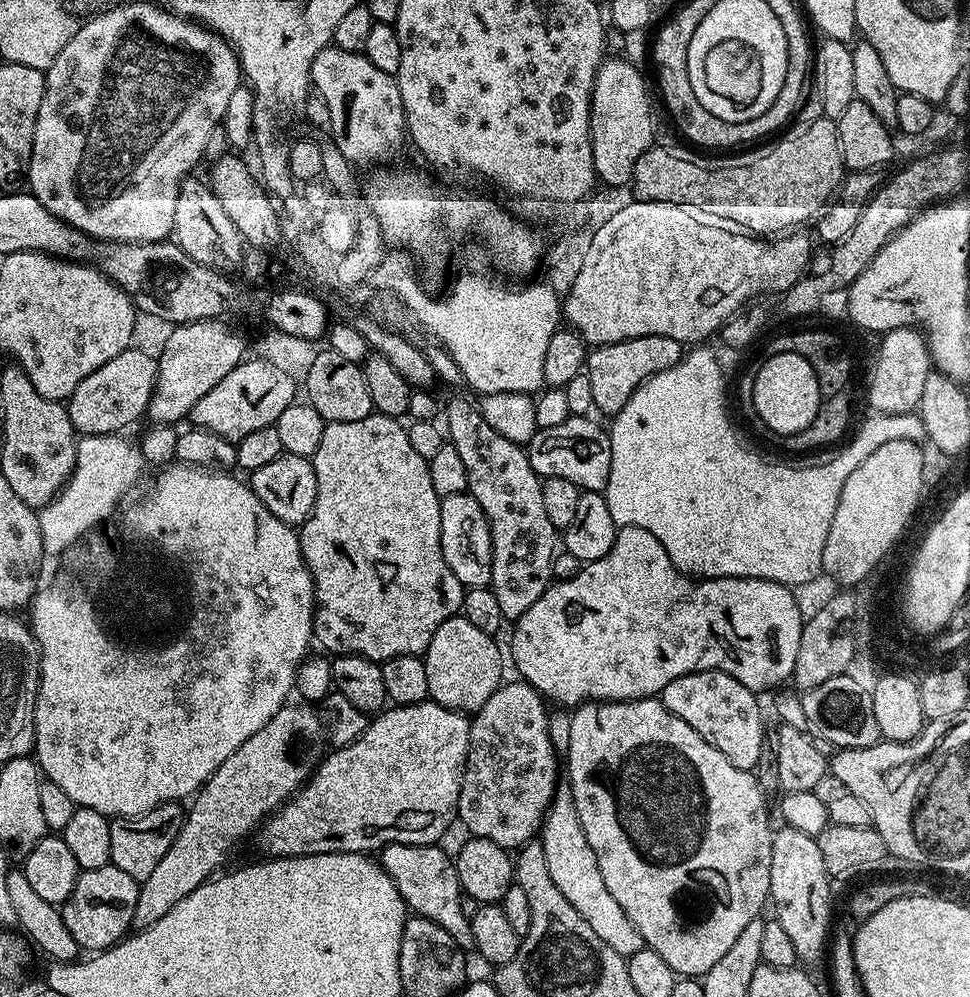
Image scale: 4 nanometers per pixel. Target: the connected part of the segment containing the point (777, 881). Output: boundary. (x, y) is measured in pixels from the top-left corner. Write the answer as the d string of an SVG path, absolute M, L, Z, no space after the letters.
M780 826L772 833L770 850L770 897L771 907L776 907L774 919L786 930L787 937L794 944L797 961L812 964L815 960L823 961L826 956L826 941L830 936L830 925L834 920L832 912L832 888L822 853L818 851L815 836L802 834Z

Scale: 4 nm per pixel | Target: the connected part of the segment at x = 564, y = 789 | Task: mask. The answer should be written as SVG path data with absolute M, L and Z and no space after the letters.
M567 782L561 783L552 795L552 805L548 807L548 813L544 815L542 825L542 839L546 850L546 866L550 866L550 878L554 878L554 886L562 890L562 895L578 914L614 950L614 954L622 957L638 954L638 950L646 947L642 934L626 918L626 910L614 902L610 890L606 887L606 881L602 878L602 870L598 870L598 858L594 858L594 850L586 842L586 834L582 830L582 822L578 818L578 810L574 806L574 794L572 787Z

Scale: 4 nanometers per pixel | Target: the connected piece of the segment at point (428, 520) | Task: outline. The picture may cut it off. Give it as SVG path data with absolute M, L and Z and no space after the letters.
M379 414L367 416L358 422L325 423L322 442L318 442L318 450L310 459L314 466L314 478L318 482L318 490L314 498L312 514L299 525L298 535L302 558L306 562L308 572L312 575L314 589L312 635L315 643L317 645L320 643L326 651L336 656L365 656L377 662L383 662L395 656L420 656L430 646L430 638L434 638L434 630L438 630L442 622L446 622L463 609L466 591L464 585L458 582L458 578L454 578L454 570L446 566L446 558L442 558L440 541L442 497L434 490L434 482L430 482L428 461L414 450L414 446L410 446L408 429L399 419Z

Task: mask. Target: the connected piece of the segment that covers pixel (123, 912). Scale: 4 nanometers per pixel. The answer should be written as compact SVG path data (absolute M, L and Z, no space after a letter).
M114 865L105 868L81 871L76 879L70 898L62 905L66 930L74 934L74 942L81 950L95 954L106 948L113 948L129 935L134 918L134 906L138 906L139 883L130 874L122 874Z

